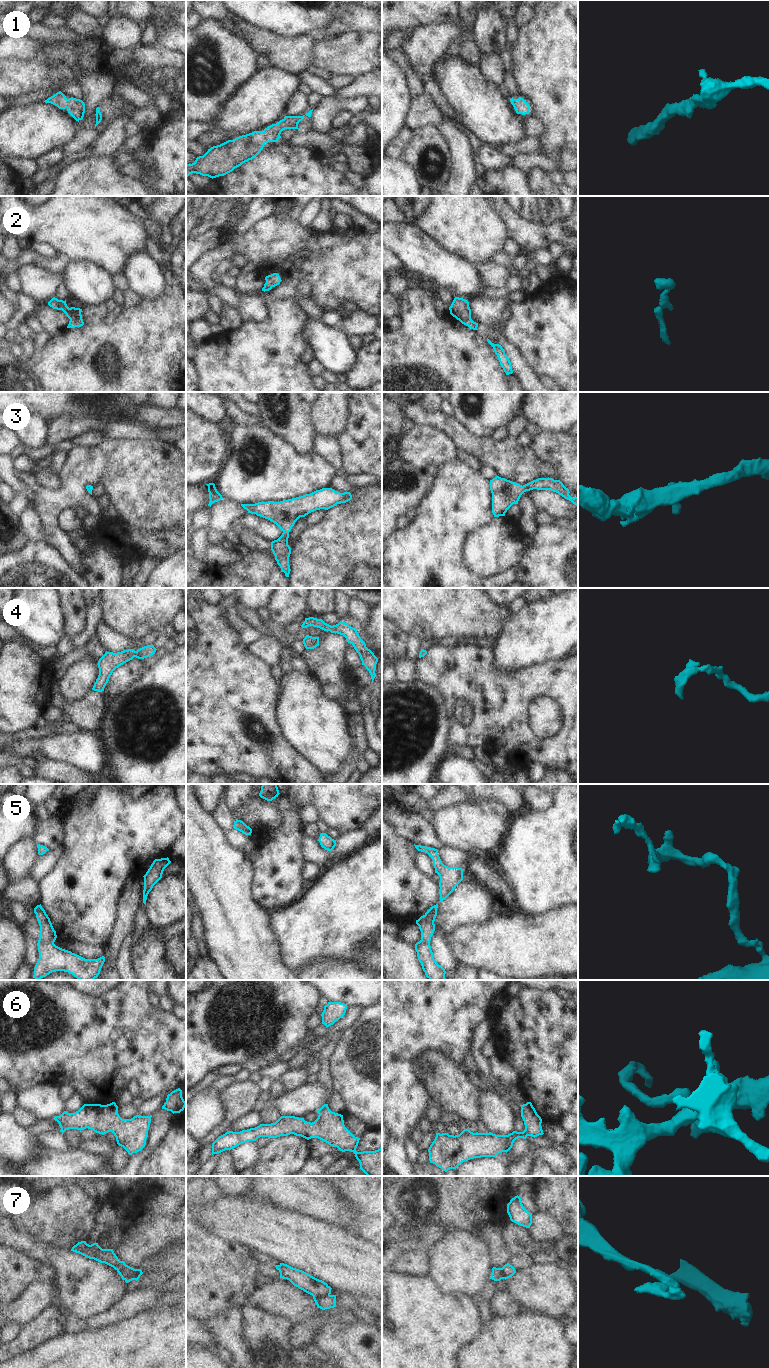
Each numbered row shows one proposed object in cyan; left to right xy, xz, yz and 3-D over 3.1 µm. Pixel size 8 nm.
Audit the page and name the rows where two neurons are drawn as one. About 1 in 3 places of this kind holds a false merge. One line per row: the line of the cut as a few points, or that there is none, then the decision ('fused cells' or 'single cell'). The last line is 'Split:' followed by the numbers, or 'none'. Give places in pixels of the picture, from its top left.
1: no cut; single cell
2: no cut; single cell
3: no cut; single cell
4: no cut; single cell
5: no cut; single cell
6: no cut; single cell
7: cut in xz along (329, 1294), (313, 1296); fused cells
Split: 7

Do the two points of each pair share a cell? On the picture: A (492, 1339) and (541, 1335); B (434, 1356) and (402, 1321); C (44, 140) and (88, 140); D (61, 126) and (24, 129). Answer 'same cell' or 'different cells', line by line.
A: same cell
B: same cell
C: different cells
D: same cell

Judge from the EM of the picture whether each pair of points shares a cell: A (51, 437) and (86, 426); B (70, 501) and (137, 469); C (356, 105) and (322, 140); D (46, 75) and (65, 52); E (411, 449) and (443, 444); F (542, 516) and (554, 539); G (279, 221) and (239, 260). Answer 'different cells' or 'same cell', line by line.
A: same cell
B: same cell
C: different cells
D: same cell
E: same cell
F: different cells
G: different cells

